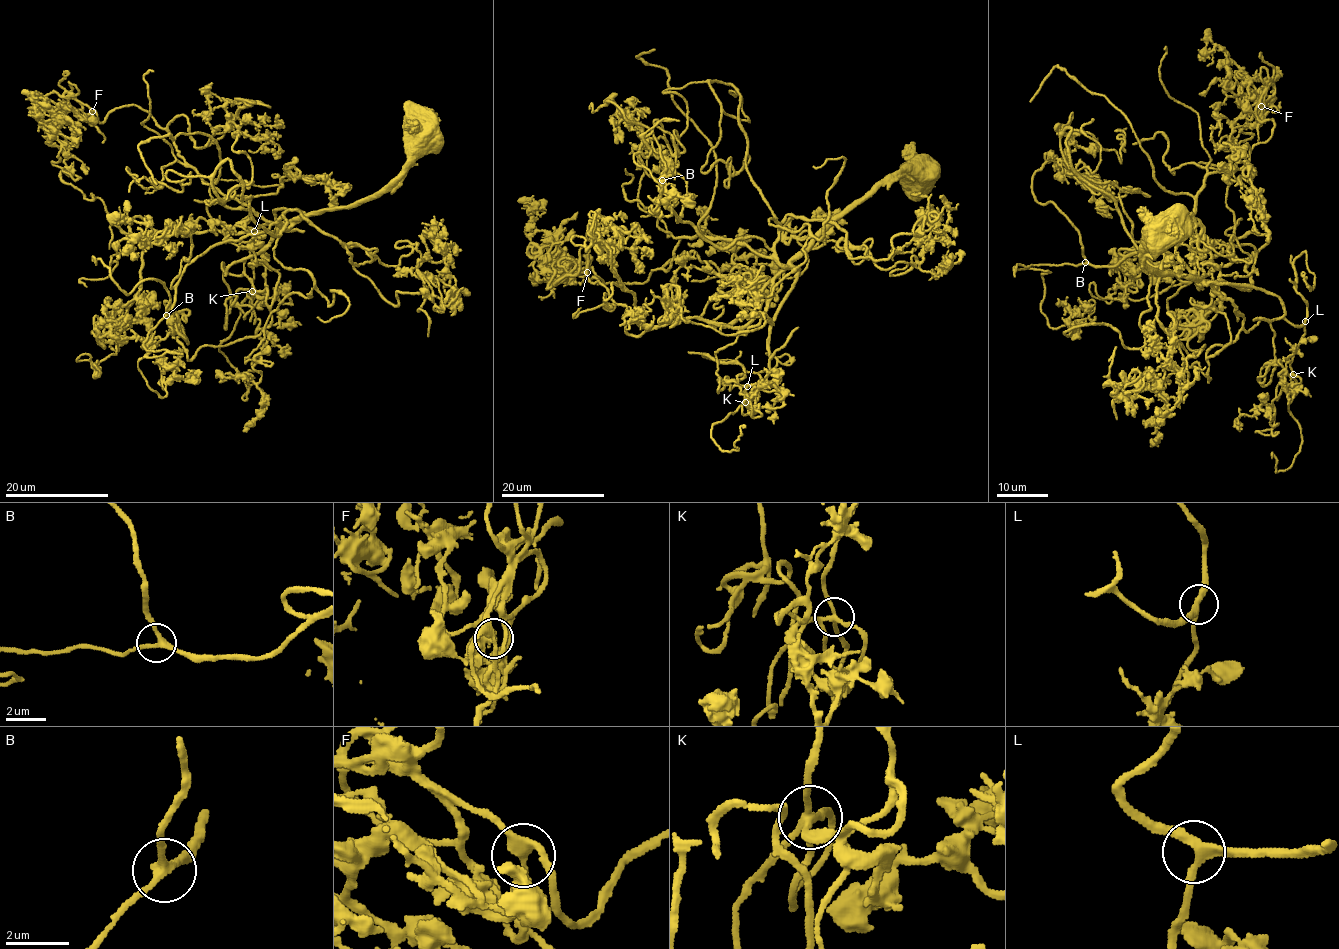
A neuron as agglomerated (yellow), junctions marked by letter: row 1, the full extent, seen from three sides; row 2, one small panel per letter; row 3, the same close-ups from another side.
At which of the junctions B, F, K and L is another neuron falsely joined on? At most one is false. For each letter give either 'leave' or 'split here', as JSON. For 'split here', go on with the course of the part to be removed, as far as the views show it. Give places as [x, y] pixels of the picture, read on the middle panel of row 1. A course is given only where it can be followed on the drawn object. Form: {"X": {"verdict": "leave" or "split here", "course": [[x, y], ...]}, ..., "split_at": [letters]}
{"B": {"verdict": "leave"}, "F": {"verdict": "leave"}, "K": {"verdict": "leave"}, "L": {"verdict": "leave"}, "split_at": []}

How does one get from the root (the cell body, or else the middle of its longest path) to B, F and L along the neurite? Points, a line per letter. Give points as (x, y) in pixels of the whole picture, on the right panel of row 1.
B: (1164, 235), (1143, 264), (1203, 283), (1172, 265), (1179, 258), (1150, 248), (1115, 265), (1085, 262)
F: (1164, 235), (1143, 264), (1203, 283), (1195, 198), (1209, 173), (1240, 169), (1272, 134), (1262, 107)
L: (1164, 235), (1168, 242), (1148, 251), (1143, 264), (1205, 284), (1264, 289), (1279, 298), (1291, 323), (1305, 321)

